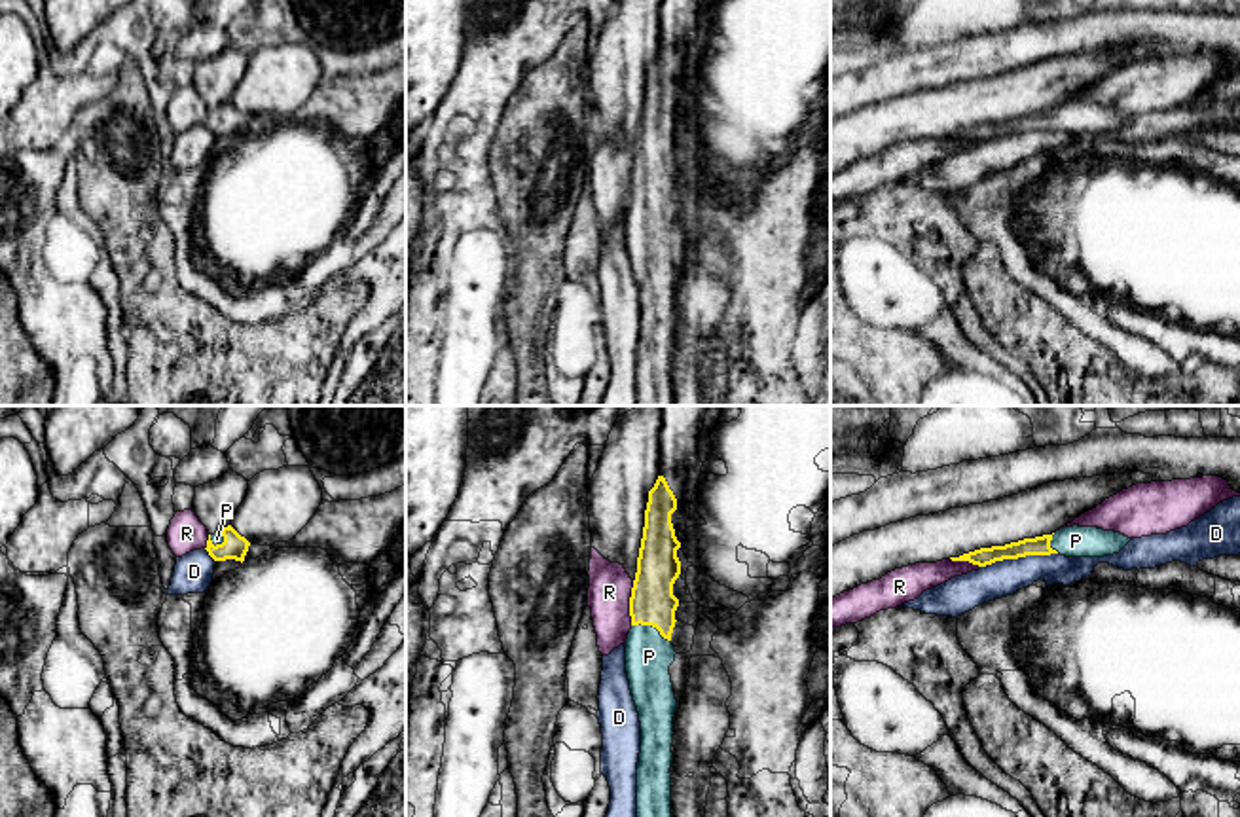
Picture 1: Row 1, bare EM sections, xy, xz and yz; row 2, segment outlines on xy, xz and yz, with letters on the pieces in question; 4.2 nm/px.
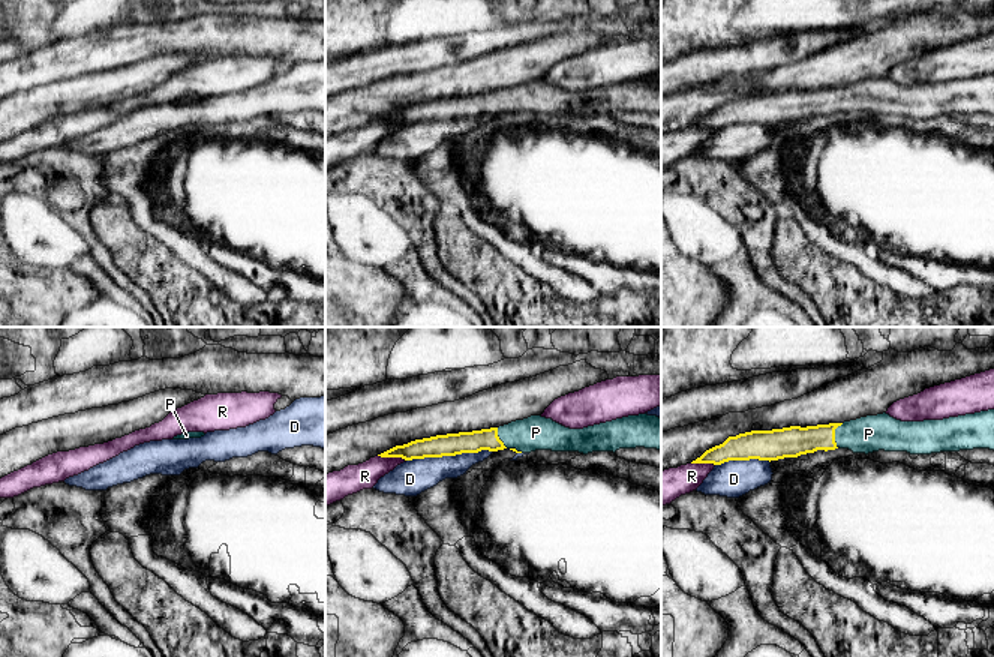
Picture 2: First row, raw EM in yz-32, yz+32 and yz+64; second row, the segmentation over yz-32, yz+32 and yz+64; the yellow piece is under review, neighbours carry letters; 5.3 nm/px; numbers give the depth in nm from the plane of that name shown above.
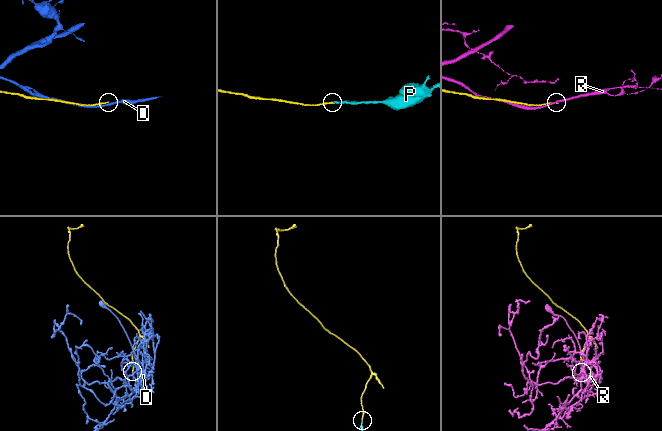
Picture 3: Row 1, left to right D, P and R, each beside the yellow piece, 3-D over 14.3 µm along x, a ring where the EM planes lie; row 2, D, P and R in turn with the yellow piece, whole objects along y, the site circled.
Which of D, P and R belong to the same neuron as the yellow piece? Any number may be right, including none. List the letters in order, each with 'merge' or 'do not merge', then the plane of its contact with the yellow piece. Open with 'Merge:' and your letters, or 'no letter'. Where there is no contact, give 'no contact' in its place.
Merge: P
D: do not merge; contact in yz
P: merge; contact in xz
R: do not merge; contact in xz

